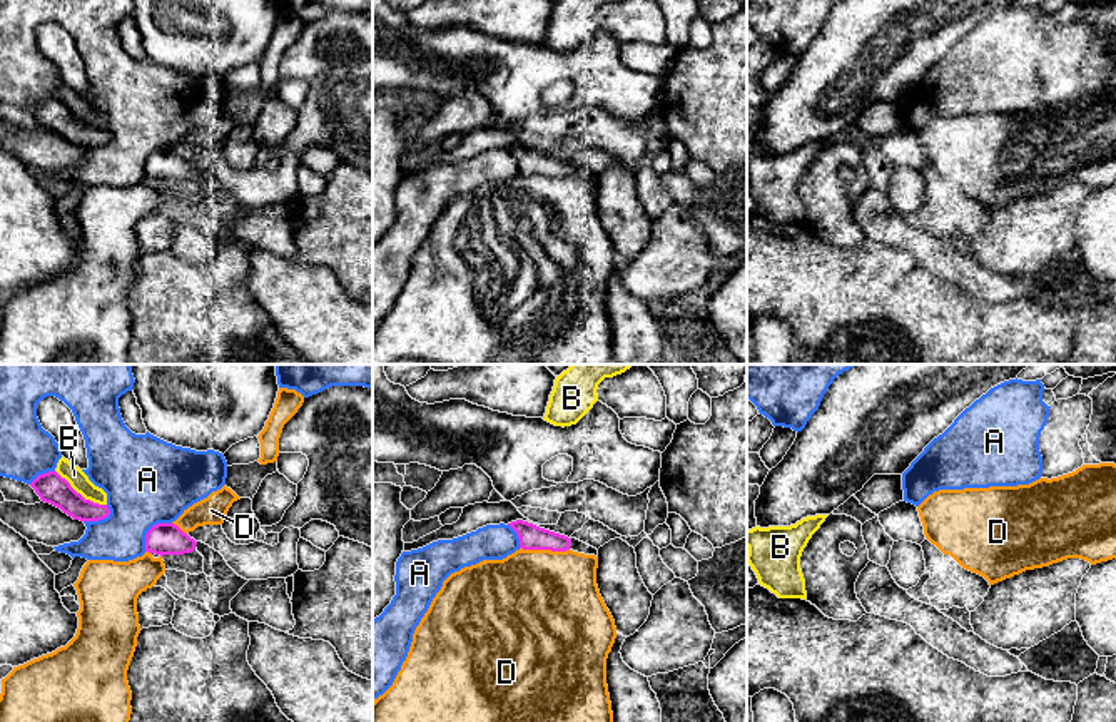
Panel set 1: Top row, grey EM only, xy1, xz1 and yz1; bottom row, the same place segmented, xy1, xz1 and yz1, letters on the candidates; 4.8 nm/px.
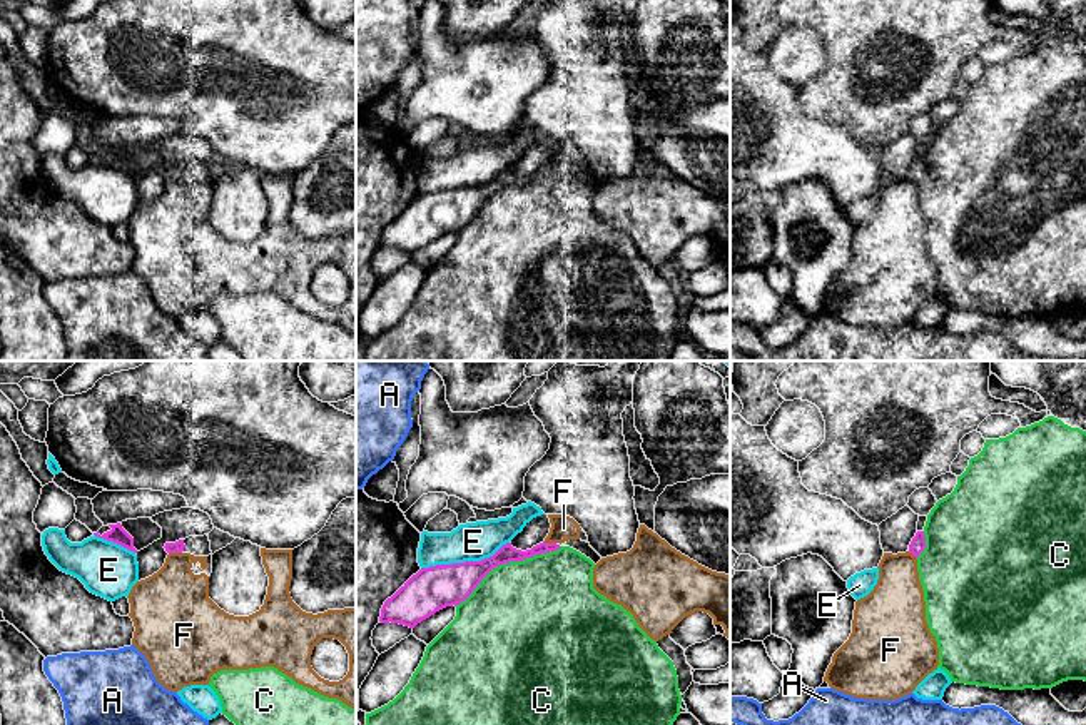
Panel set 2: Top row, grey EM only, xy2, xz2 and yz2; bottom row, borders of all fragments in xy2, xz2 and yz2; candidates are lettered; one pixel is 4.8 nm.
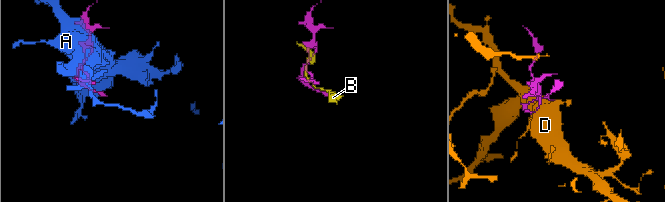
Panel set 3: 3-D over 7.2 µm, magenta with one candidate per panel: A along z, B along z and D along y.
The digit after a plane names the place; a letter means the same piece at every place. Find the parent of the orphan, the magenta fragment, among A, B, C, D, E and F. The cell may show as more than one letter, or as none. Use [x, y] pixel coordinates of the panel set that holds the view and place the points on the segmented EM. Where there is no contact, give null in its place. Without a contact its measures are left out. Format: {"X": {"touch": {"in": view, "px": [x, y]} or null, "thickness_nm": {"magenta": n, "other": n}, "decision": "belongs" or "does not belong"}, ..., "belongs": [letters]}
{"A": {"touch": {"in": "xy1", "px": [149, 530]}, "thickness_nm": {"magenta": 160, "other": 420}, "decision": "does not belong"}, "B": {"touch": {"in": "xy1", "px": [79, 493]}, "thickness_nm": {"magenta": 150, "other": 90}, "decision": "does not belong"}, "C": {"touch": {"in": "xz2", "px": [507, 562]}, "thickness_nm": {"magenta": 170, "other": 480}, "decision": "does not belong"}, "D": {"touch": {"in": "xz1", "px": [545, 549]}, "thickness_nm": {"magenta": 120, "other": 500}, "decision": "does not belong"}, "E": {"touch": {"in": "xz2", "px": [465, 562]}, "thickness_nm": {"magenta": 220, "other": 190}, "decision": "does not belong"}, "F": {"touch": {"in": "xy2", "px": [176, 552]}, "thickness_nm": {"magenta": 60, "other": 340}, "decision": "does not belong"}, "belongs": []}

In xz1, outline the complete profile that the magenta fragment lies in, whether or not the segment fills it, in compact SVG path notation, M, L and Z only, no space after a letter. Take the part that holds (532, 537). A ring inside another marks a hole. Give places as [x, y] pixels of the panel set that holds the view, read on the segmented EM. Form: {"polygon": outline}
{"polygon": "M516 520L508 523L520 538L520 548L523 550L551 550L551 552L566 552L573 550L585 555L598 557L598 550L565 535L540 528L533 523Z"}

